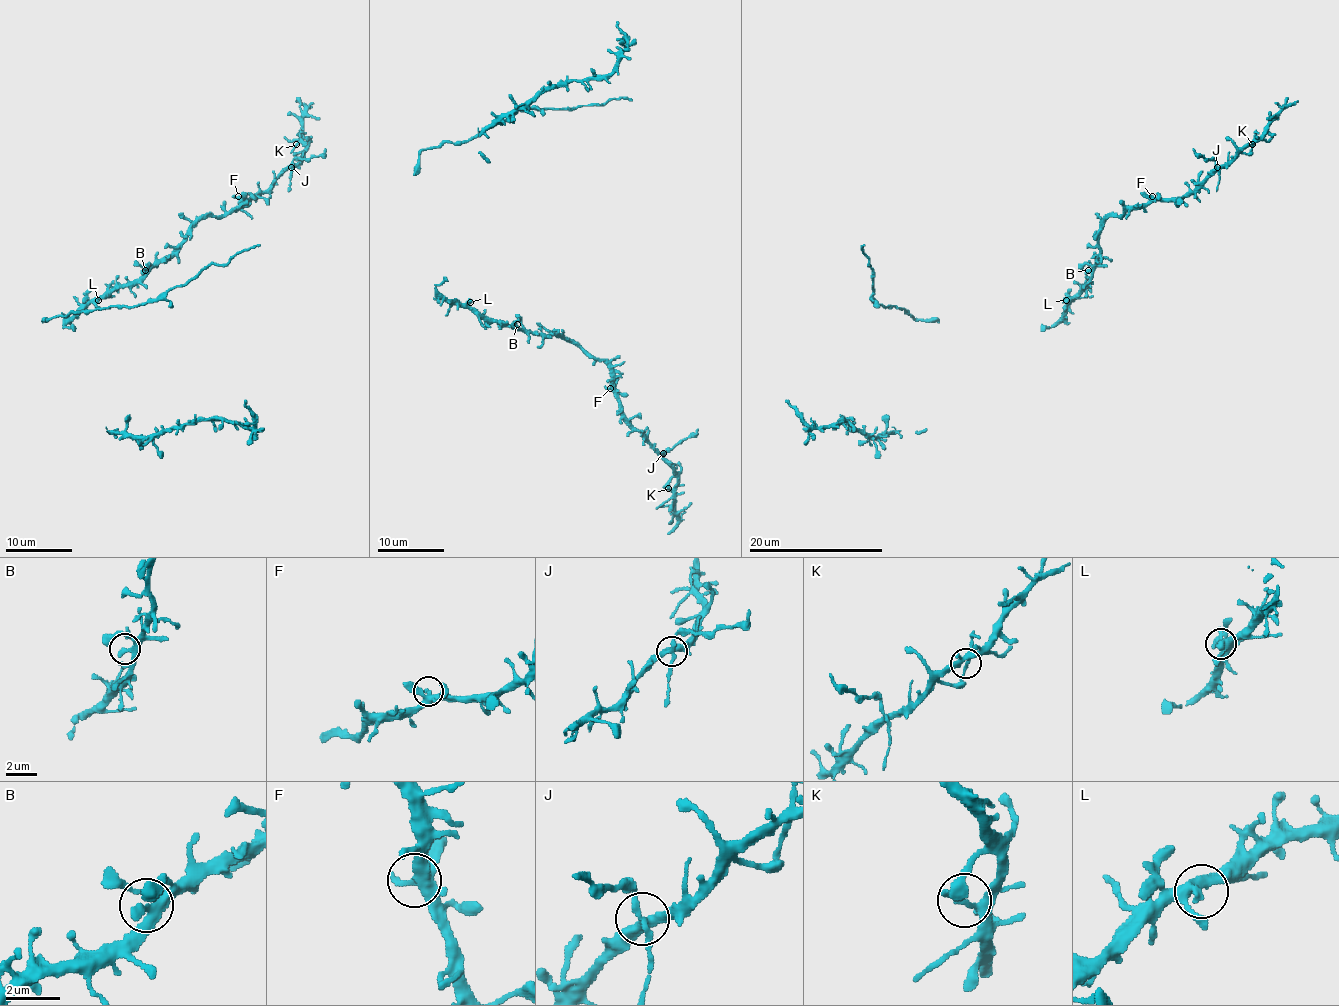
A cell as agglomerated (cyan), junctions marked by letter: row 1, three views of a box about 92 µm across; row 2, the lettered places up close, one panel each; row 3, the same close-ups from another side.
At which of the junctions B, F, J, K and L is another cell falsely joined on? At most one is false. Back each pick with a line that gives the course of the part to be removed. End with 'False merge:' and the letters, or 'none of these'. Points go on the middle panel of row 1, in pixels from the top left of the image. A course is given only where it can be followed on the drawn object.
J: (664, 453), (697, 429)
False merge: J

